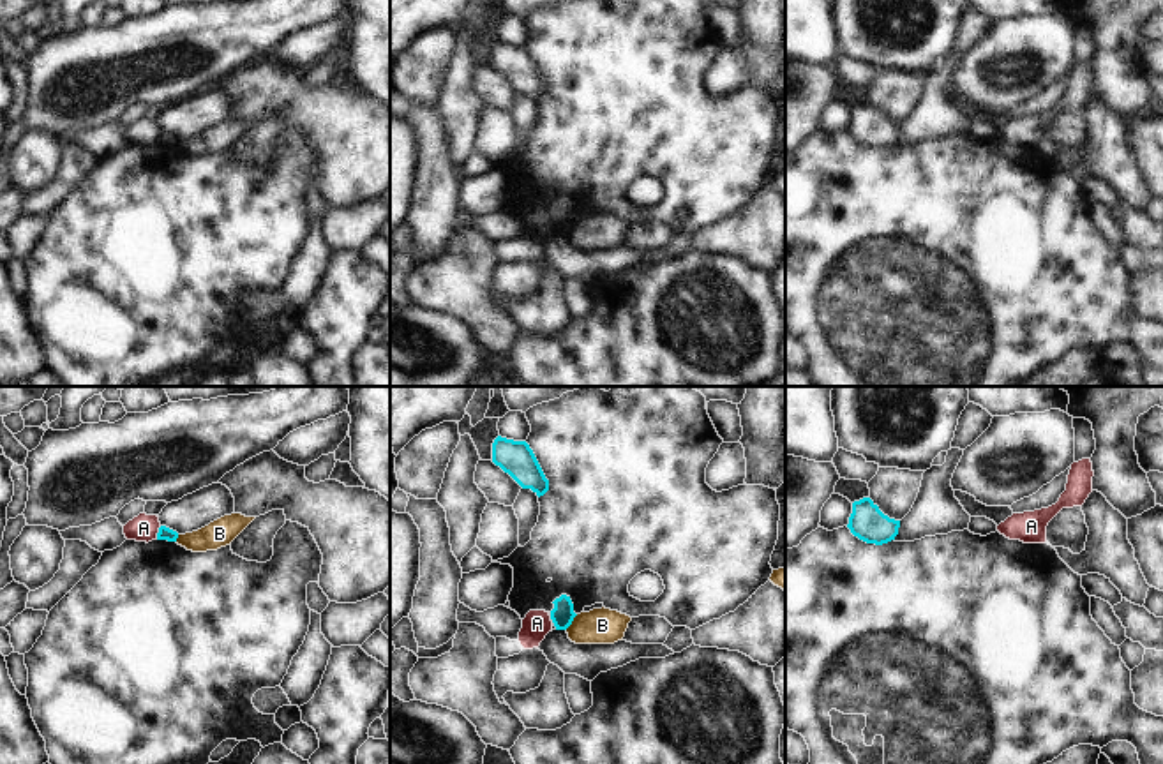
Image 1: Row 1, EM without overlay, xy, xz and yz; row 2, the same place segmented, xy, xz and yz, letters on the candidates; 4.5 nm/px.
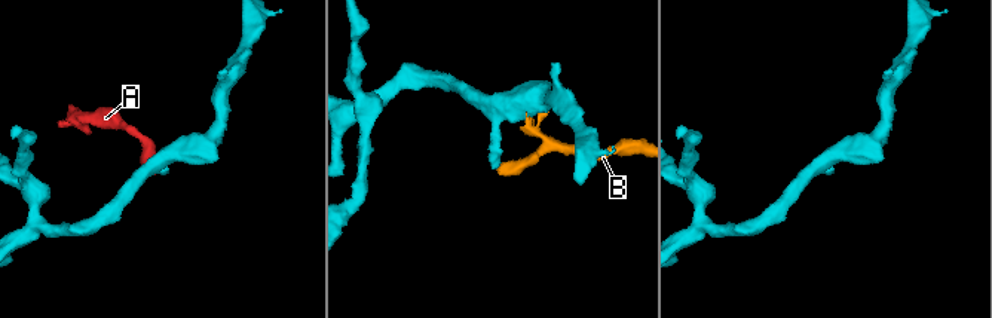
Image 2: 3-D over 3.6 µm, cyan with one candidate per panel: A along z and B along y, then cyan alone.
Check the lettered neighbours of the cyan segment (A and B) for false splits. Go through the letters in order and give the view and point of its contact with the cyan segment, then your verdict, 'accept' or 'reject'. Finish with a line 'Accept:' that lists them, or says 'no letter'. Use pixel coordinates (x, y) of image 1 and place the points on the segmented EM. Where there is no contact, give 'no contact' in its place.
A: contact xy (157, 533); reject
B: contact xz (572, 620); reject
Accept: no letter

